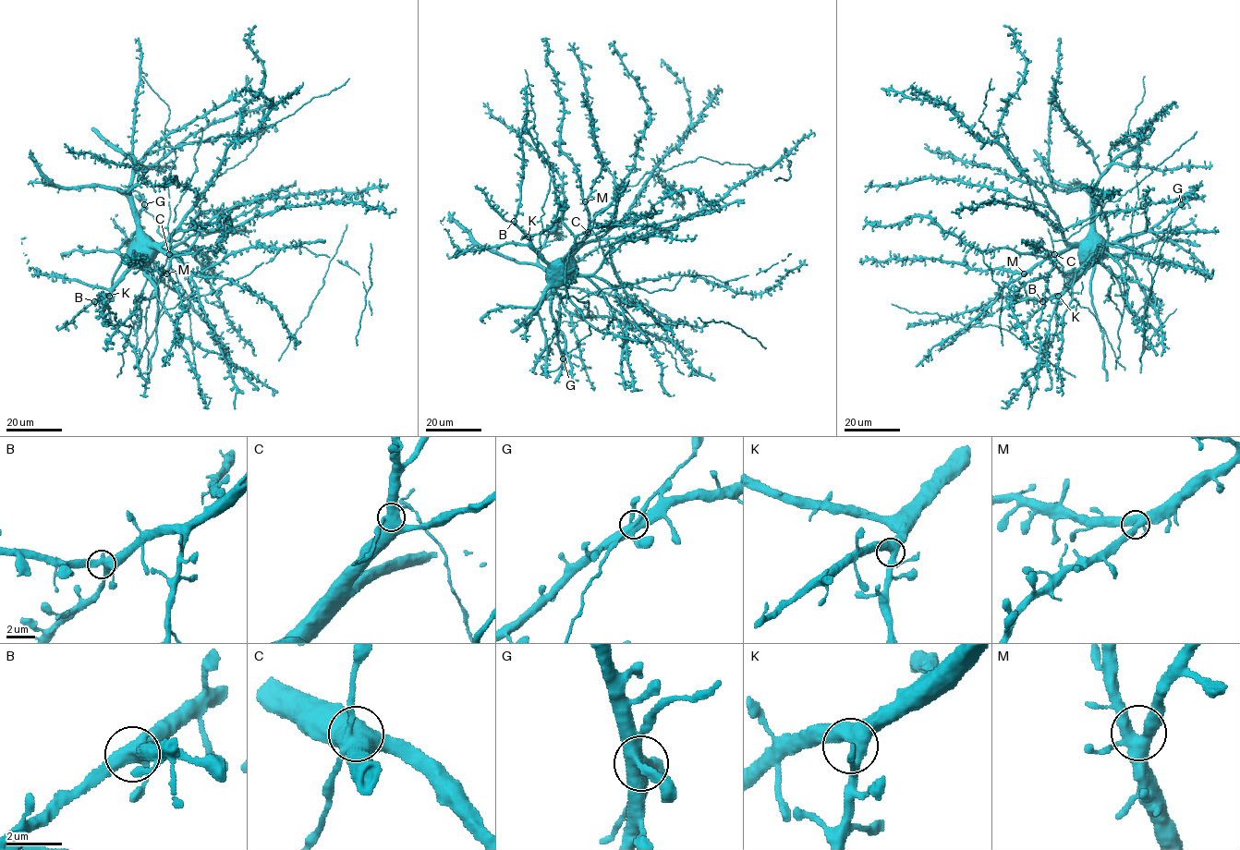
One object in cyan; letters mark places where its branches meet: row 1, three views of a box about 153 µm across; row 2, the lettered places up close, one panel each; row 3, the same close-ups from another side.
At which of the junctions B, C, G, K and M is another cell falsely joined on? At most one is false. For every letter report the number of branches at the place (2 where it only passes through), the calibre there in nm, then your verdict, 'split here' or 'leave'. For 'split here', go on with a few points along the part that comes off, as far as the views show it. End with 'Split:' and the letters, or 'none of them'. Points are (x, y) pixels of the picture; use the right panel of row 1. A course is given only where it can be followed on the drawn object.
B: branches 4; calibre 440 nm; leave
C: branches 4; calibre 480 nm; leave
G: branches 4; calibre 480 nm; leave
K: branches 4; calibre 480 nm; leave
M: branches 4; calibre 460 nm; leave
Split: none of them

